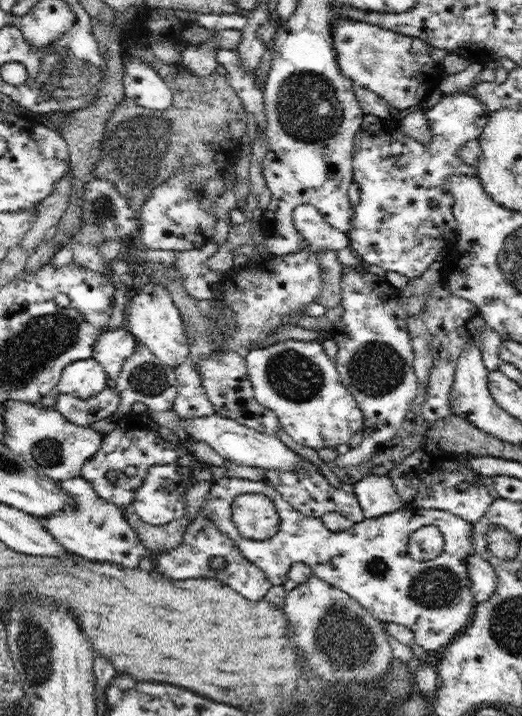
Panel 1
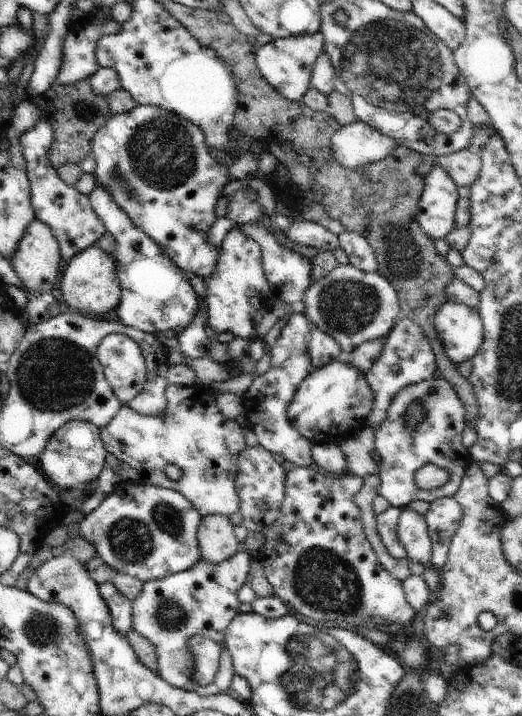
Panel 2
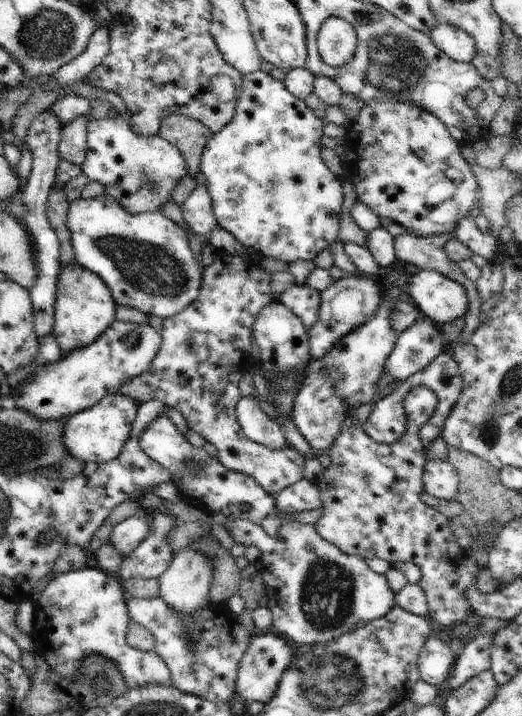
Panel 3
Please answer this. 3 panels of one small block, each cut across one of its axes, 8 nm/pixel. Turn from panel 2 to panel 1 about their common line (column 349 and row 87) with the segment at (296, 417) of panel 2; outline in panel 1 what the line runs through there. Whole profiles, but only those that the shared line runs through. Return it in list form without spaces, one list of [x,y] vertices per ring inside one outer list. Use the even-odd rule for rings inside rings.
[[[341,17],[332,22],[332,38],[342,74],[386,99],[400,111],[410,106],[421,106],[448,75],[443,64],[432,59],[429,44],[418,37]]]

